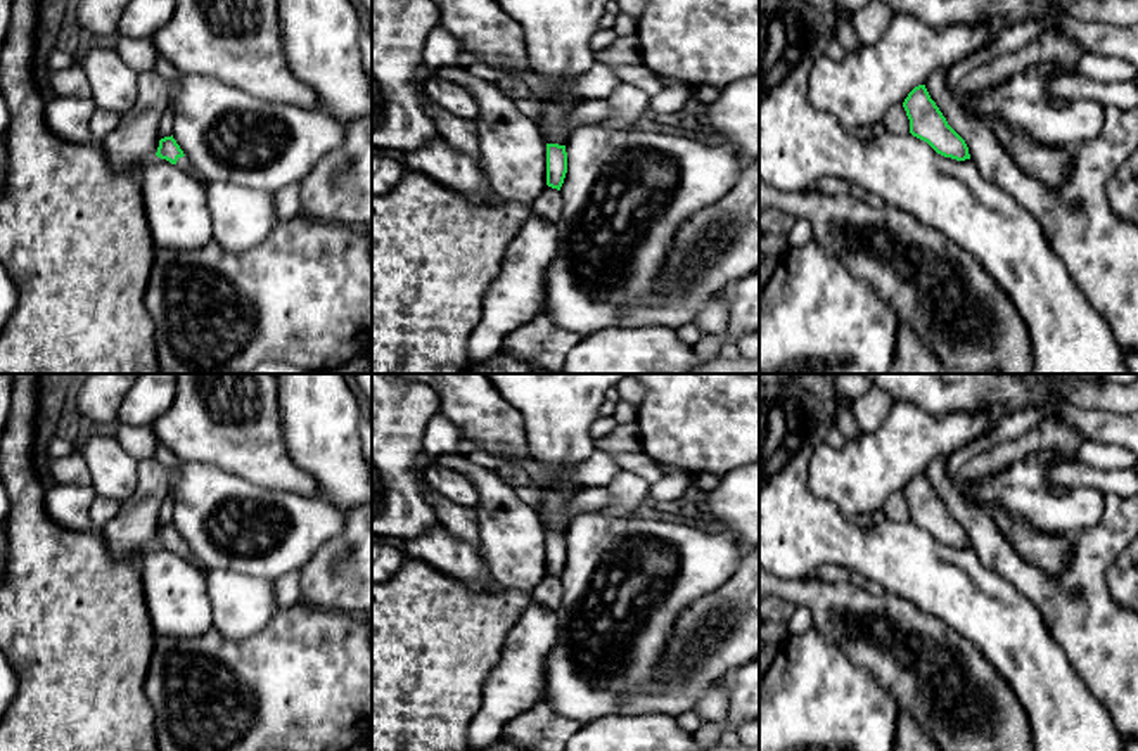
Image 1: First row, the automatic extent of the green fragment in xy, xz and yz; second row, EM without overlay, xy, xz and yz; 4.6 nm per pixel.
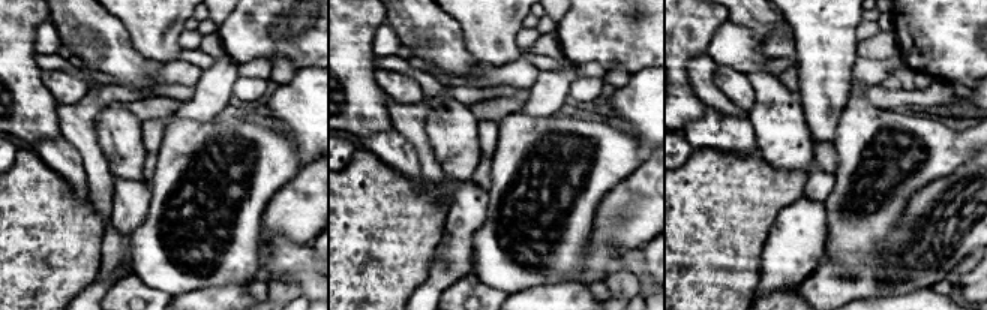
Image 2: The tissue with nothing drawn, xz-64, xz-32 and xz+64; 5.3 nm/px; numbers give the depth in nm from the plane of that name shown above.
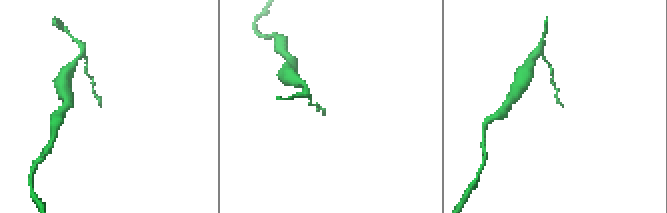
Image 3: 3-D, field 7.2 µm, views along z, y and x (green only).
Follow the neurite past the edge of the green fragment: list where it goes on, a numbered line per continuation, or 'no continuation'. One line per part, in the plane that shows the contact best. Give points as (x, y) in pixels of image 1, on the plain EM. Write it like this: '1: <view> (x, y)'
1: xy (182, 551)

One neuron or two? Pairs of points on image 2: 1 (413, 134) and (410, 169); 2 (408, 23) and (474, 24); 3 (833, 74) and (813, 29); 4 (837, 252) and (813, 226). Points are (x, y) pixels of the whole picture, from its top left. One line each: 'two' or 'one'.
1: two
2: two
3: one
4: two

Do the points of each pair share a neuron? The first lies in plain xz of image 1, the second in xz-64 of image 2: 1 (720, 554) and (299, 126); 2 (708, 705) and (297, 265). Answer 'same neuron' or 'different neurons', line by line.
1: different neurons
2: different neurons

